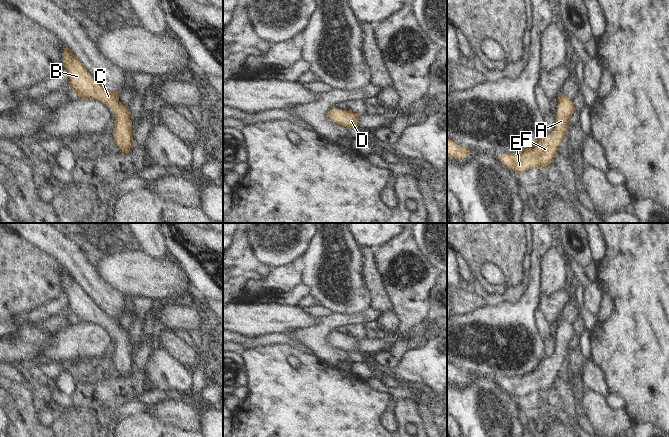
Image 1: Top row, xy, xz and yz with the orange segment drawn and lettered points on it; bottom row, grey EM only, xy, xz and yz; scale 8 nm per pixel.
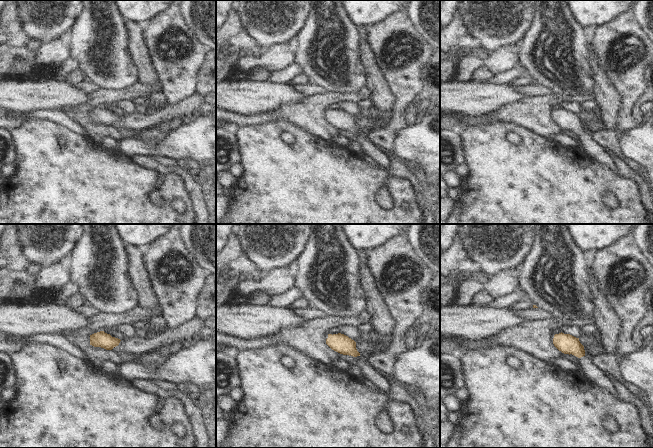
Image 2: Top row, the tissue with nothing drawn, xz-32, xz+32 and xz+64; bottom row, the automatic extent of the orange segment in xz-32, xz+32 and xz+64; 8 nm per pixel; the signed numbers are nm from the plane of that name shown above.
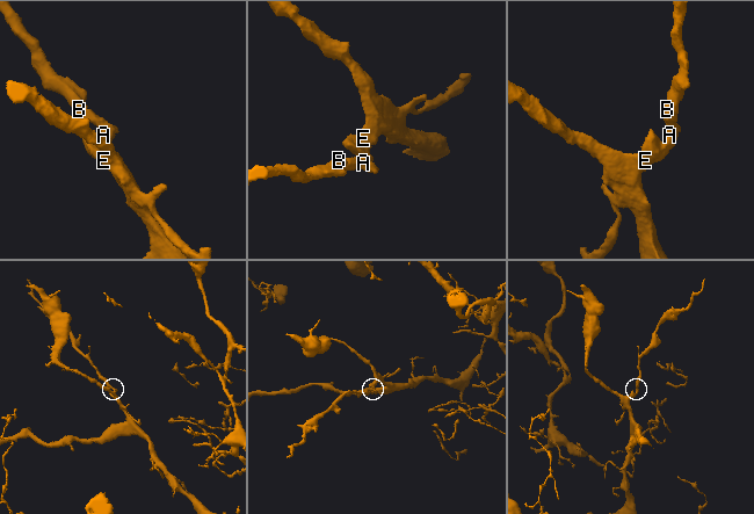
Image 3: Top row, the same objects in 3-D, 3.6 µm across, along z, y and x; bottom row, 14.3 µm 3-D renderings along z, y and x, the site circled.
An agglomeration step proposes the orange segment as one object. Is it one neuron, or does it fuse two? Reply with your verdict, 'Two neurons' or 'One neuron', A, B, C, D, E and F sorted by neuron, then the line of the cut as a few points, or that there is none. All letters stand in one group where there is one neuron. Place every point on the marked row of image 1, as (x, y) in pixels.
One neuron. Groups: A B C D E F. No split

